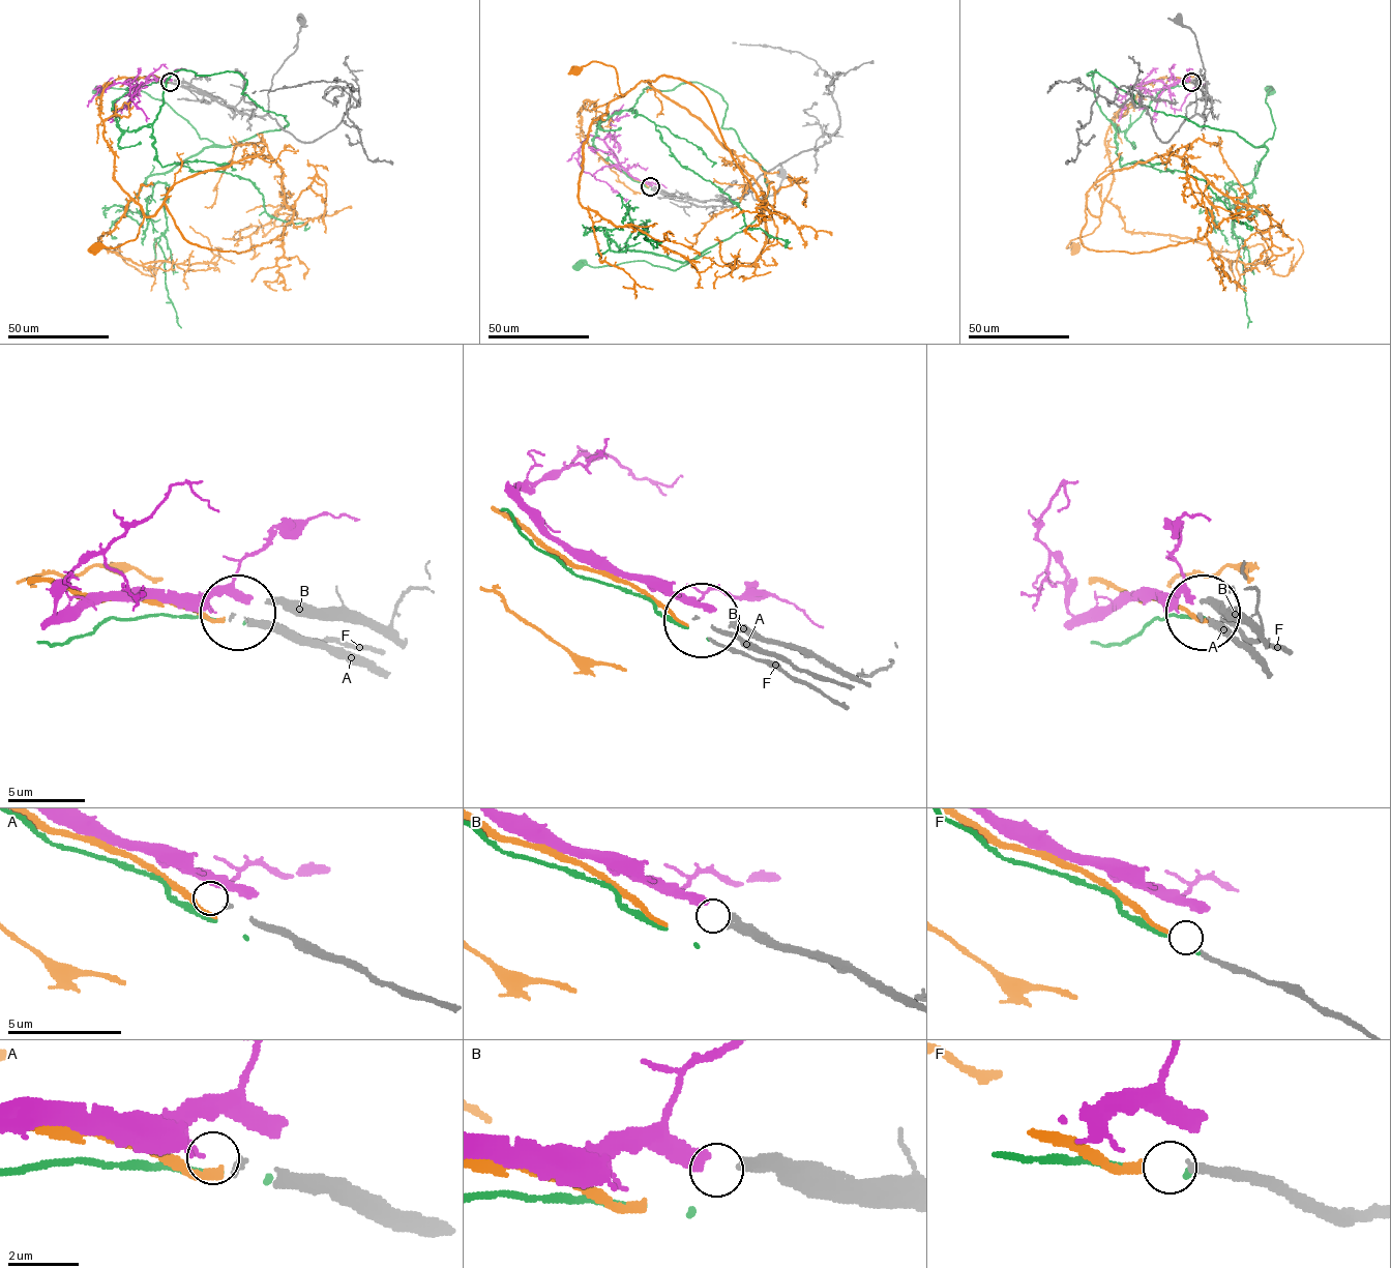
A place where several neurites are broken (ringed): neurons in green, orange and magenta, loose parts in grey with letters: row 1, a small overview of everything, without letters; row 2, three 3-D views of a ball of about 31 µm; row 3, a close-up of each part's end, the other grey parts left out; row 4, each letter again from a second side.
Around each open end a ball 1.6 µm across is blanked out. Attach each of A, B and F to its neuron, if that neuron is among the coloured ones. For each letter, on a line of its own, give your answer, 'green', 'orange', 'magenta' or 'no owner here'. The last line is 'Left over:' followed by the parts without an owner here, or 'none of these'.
A: no owner here
B: magenta
F: orange
Left over: A

